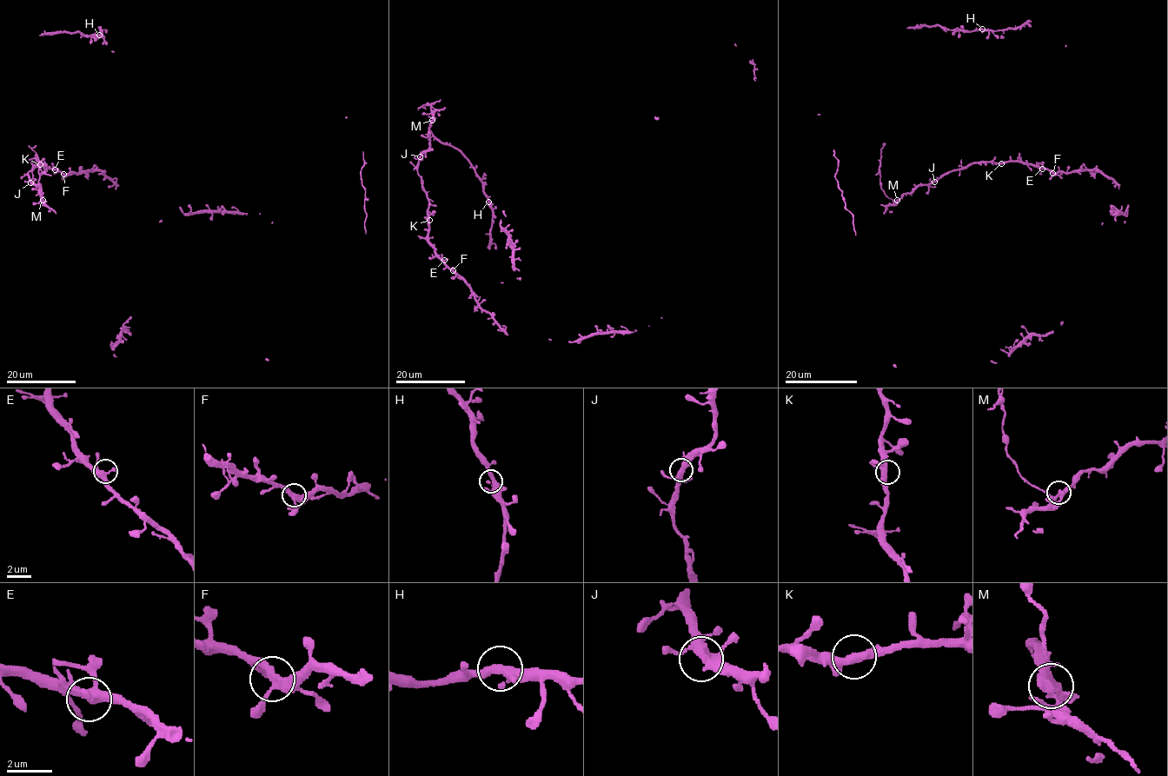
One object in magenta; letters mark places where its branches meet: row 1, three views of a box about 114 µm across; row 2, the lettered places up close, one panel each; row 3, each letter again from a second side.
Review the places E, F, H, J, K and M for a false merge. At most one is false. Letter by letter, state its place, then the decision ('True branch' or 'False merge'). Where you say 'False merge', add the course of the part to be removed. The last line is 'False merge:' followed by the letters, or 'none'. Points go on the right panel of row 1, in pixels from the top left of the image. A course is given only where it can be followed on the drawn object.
E: Place: (1042, 169). True branch
F: Place: (1052, 173). True branch
H: Place: (982, 29). True branch
J: Place: (934, 182). True branch
K: Place: (1001, 163). True branch
M: Place: (897, 200). False merge. Course of the part to remove: (897, 200), (892, 201), (884, 193), (879, 181), (880, 149), (885, 143)
False merge: M

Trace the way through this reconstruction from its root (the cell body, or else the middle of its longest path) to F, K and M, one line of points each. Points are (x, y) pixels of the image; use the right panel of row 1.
F: (1097, 169), (1052, 173)
K: (1097, 169), (1052, 173), (1022, 161), (1001, 163)
M: (1097, 169), (1052, 173), (1022, 161), (971, 163), (943, 174), (927, 185), (918, 185), (897, 200)

